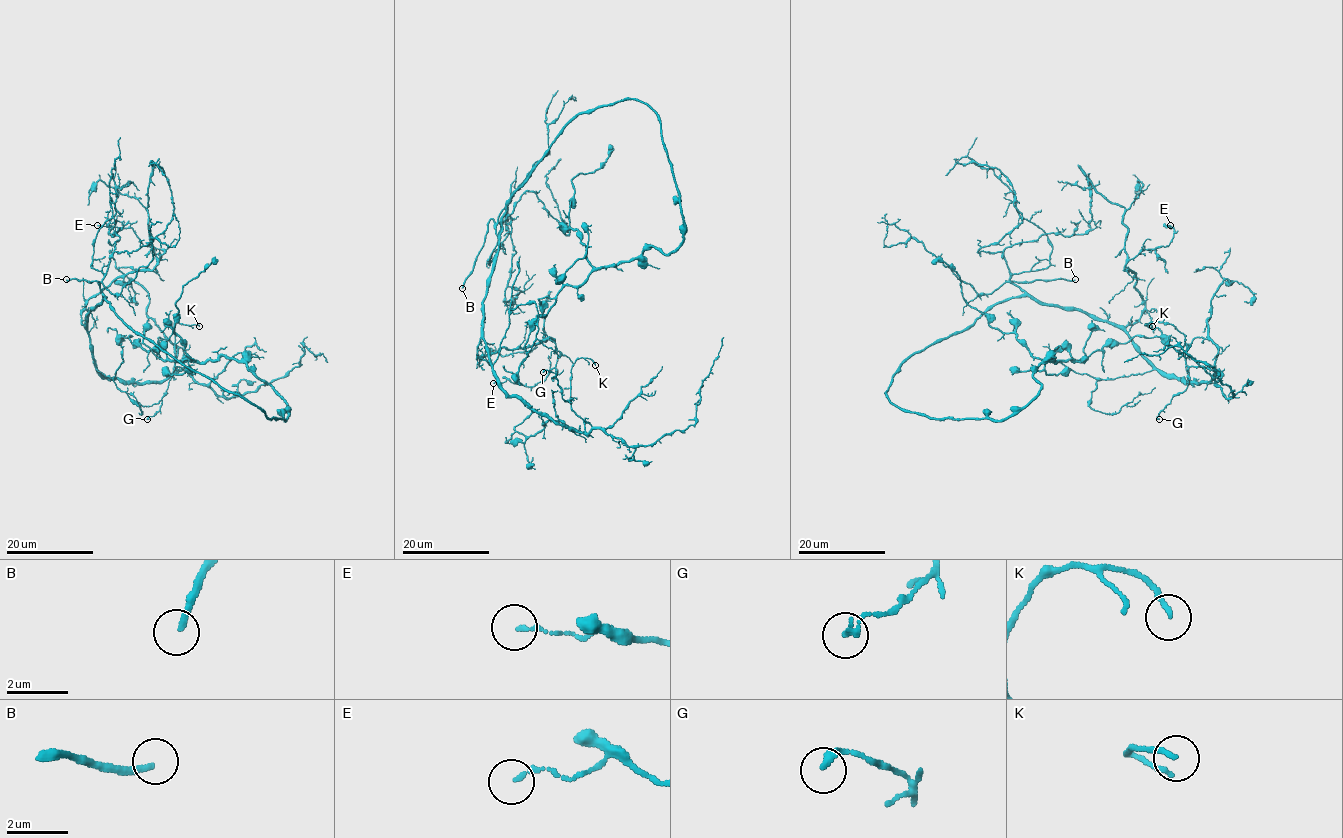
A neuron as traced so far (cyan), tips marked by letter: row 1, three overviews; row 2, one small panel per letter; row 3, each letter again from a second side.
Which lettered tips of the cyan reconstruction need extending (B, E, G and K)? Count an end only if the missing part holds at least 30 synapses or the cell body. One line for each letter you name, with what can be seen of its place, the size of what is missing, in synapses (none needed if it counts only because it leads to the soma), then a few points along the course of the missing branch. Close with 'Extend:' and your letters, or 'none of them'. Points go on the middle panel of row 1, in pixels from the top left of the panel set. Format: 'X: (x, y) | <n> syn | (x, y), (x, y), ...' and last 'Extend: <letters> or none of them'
B: (462, 288) | (462, 288), (456, 346), (460, 364), (458, 398)
Extend: B

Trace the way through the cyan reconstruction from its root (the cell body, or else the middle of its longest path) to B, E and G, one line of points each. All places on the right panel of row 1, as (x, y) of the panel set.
B: (950, 336), (966, 330), (996, 304), (1019, 298), (1024, 292), (1006, 281), (1075, 279)
E: (950, 336), (1020, 297), (1132, 325), (1144, 301), (1136, 274), (1125, 266), (1143, 250), (1168, 246), (1170, 225)
G: (950, 336), (1033, 297), (1116, 324), (1177, 378), (1219, 371), (1191, 366), (1159, 419)

